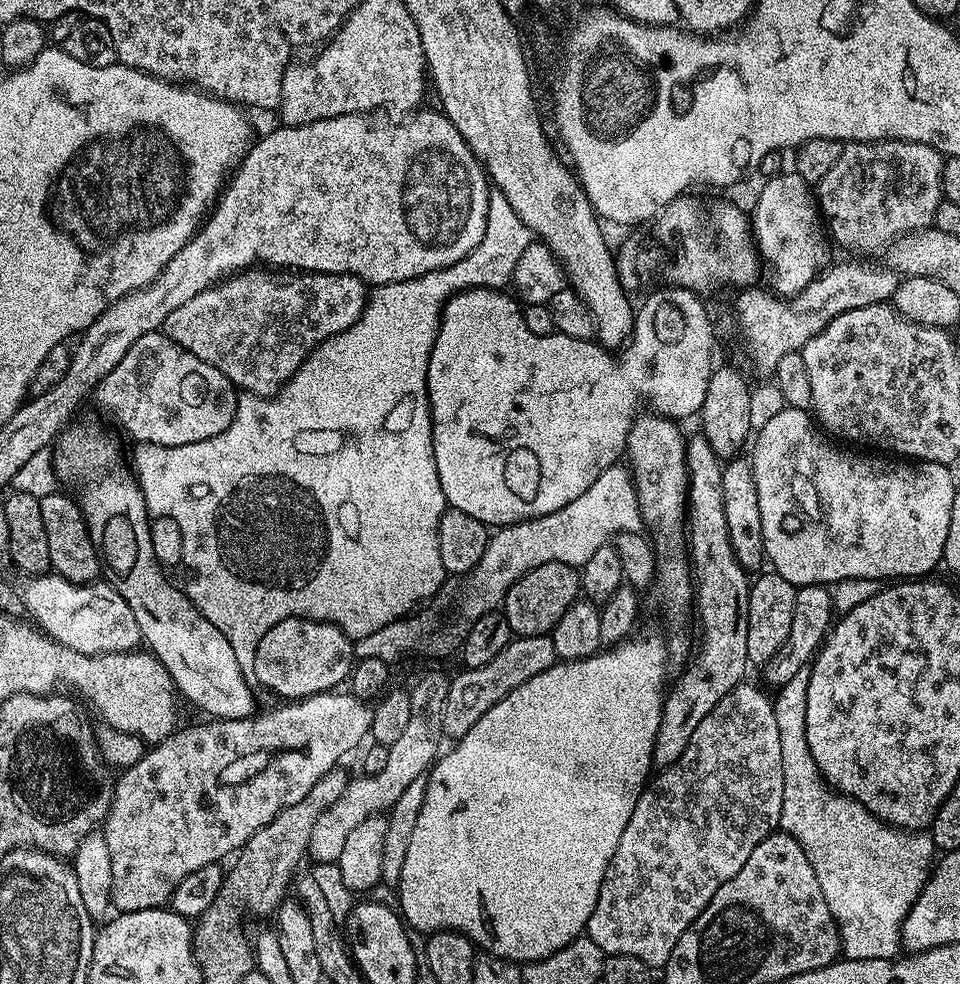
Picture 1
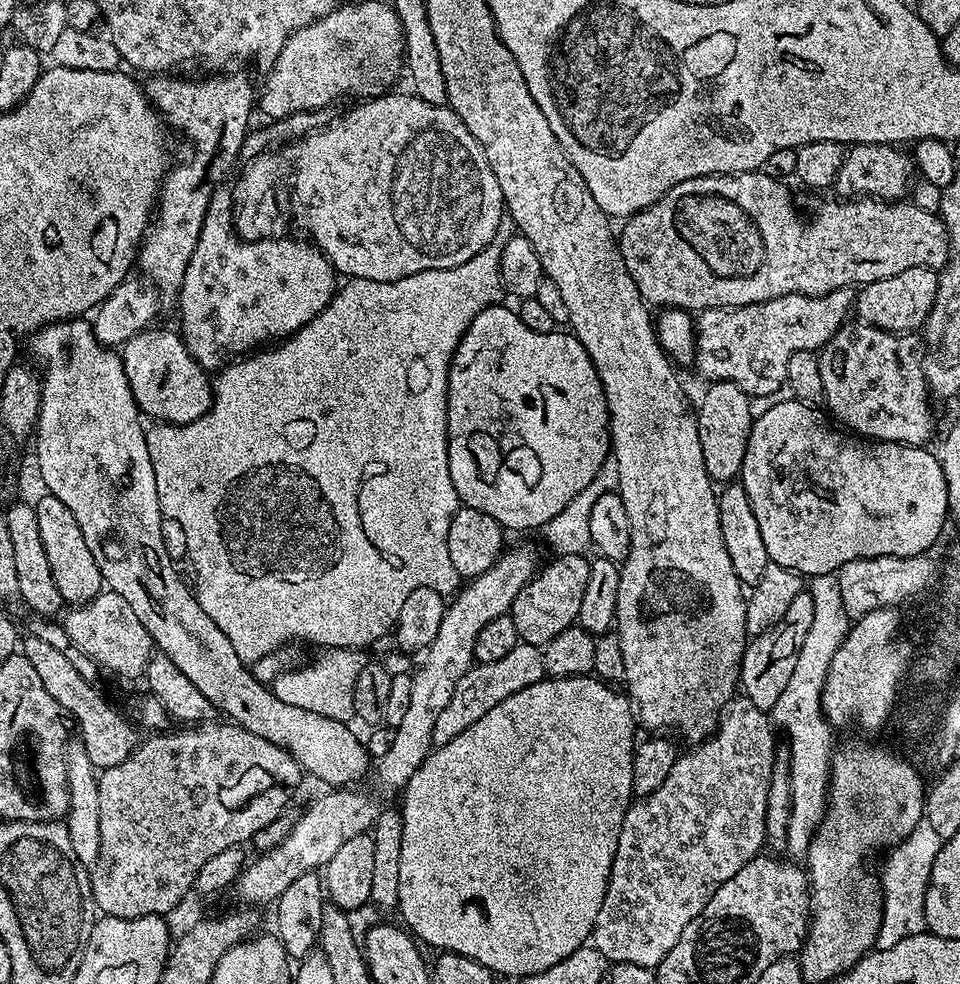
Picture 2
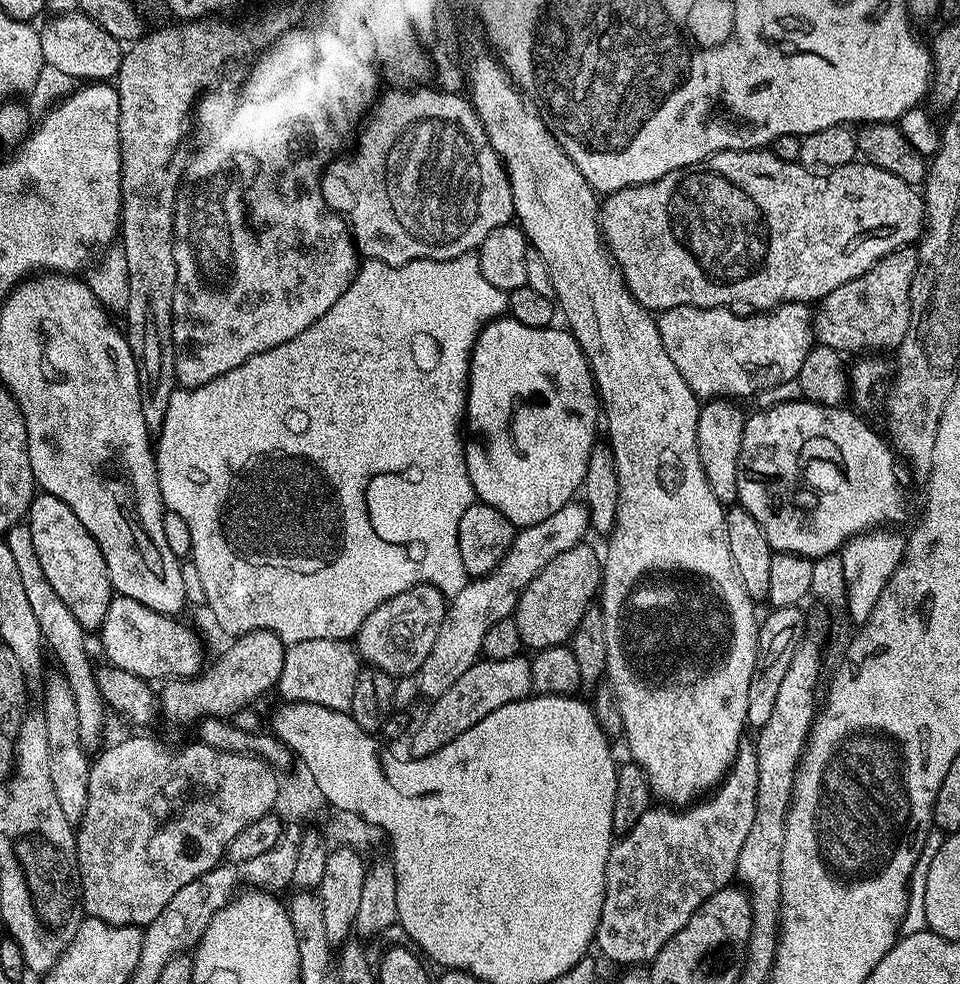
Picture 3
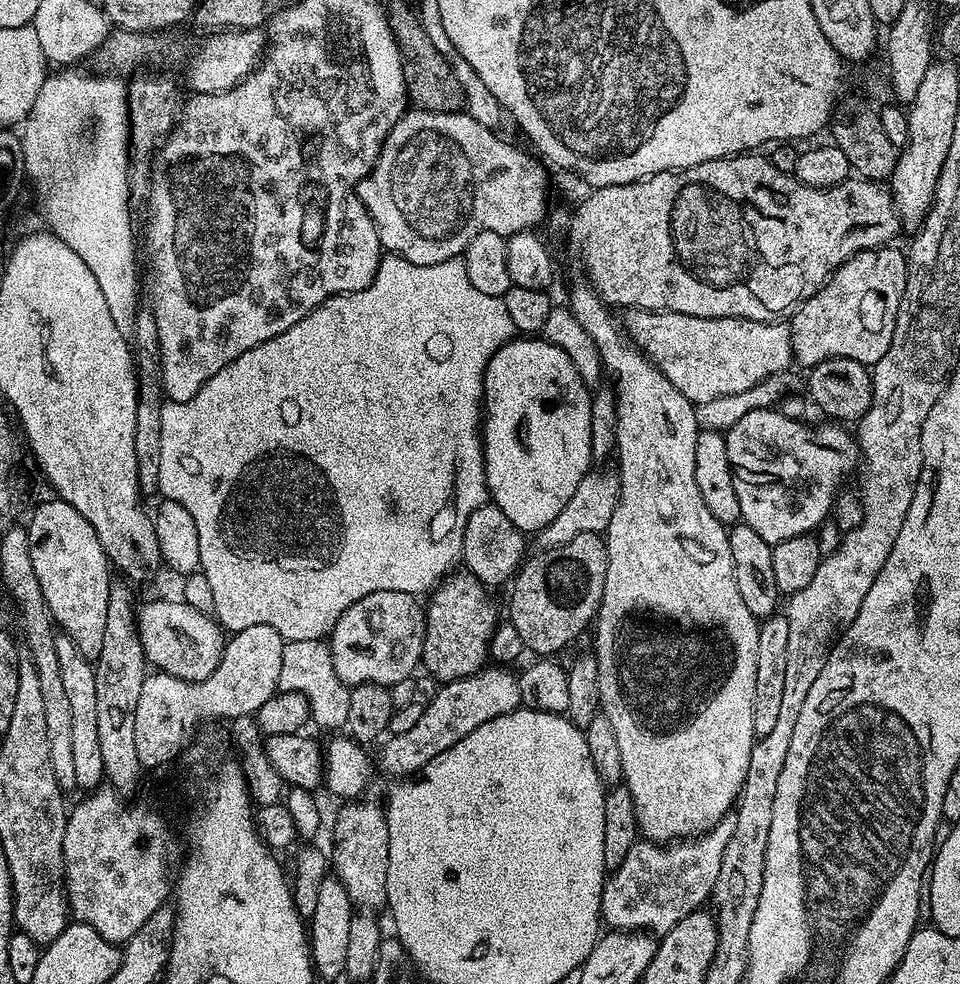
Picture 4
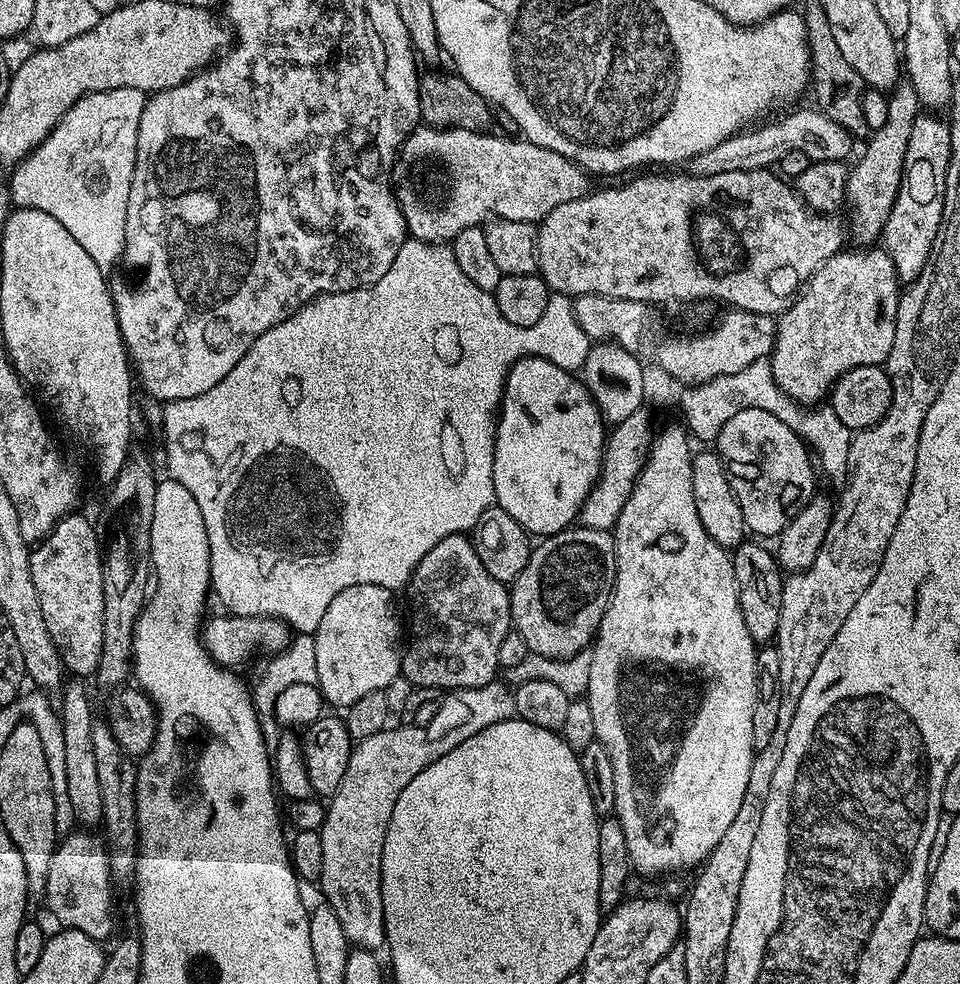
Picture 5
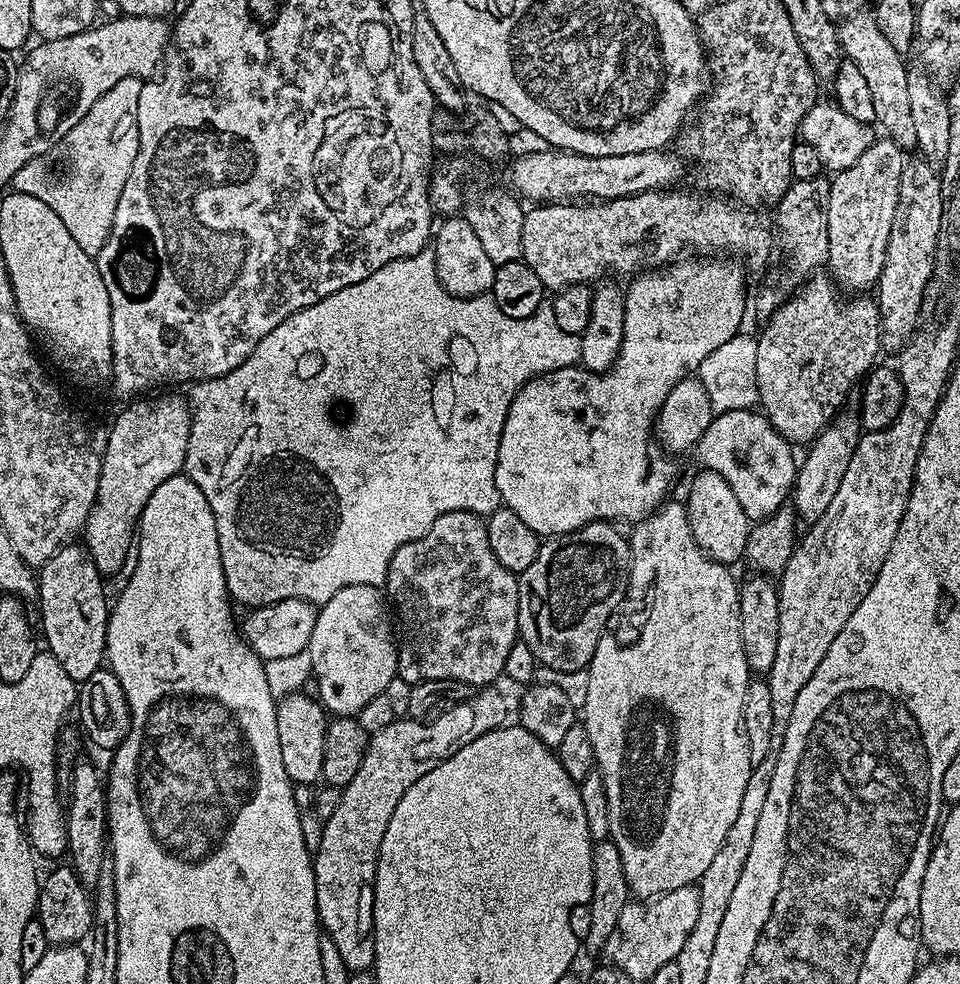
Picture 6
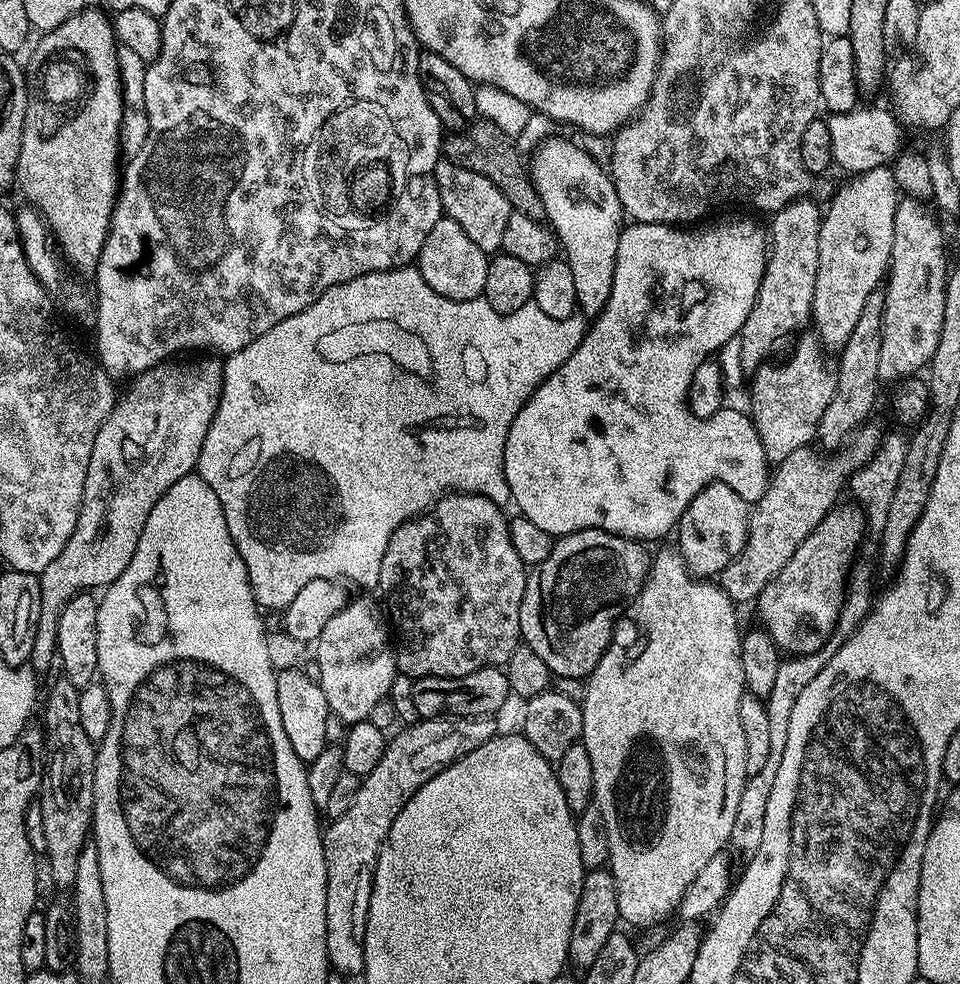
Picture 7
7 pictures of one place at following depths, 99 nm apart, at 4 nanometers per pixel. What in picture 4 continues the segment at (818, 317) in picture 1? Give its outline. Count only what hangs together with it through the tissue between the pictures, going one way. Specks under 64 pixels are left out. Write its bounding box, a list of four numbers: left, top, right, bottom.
[626,309,793,405]

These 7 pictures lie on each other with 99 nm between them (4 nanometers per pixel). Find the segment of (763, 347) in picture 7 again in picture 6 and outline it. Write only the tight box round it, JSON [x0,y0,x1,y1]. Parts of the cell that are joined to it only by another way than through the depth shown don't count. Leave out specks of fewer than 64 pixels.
[756,175,830,318]

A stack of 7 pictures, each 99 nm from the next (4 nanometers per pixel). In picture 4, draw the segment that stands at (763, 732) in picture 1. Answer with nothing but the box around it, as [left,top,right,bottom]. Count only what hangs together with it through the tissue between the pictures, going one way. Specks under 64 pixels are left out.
[600,814,735,934]

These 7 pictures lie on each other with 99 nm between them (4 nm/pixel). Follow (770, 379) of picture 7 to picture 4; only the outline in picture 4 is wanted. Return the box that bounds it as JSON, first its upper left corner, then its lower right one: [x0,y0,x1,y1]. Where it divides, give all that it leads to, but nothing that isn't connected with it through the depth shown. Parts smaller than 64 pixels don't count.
[790,246,908,370]

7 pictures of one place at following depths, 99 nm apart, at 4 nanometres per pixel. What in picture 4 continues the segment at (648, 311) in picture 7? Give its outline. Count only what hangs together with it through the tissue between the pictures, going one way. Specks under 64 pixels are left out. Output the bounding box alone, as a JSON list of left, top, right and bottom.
[482,338,861,545]

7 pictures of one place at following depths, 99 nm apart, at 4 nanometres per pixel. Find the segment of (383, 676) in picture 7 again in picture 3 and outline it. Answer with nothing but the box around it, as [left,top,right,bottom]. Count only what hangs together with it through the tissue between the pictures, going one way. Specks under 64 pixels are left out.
[354,584,447,678]

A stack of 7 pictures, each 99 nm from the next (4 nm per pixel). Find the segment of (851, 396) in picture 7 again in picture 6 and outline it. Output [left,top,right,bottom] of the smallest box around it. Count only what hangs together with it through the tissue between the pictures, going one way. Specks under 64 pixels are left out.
[794,411,862,526]

